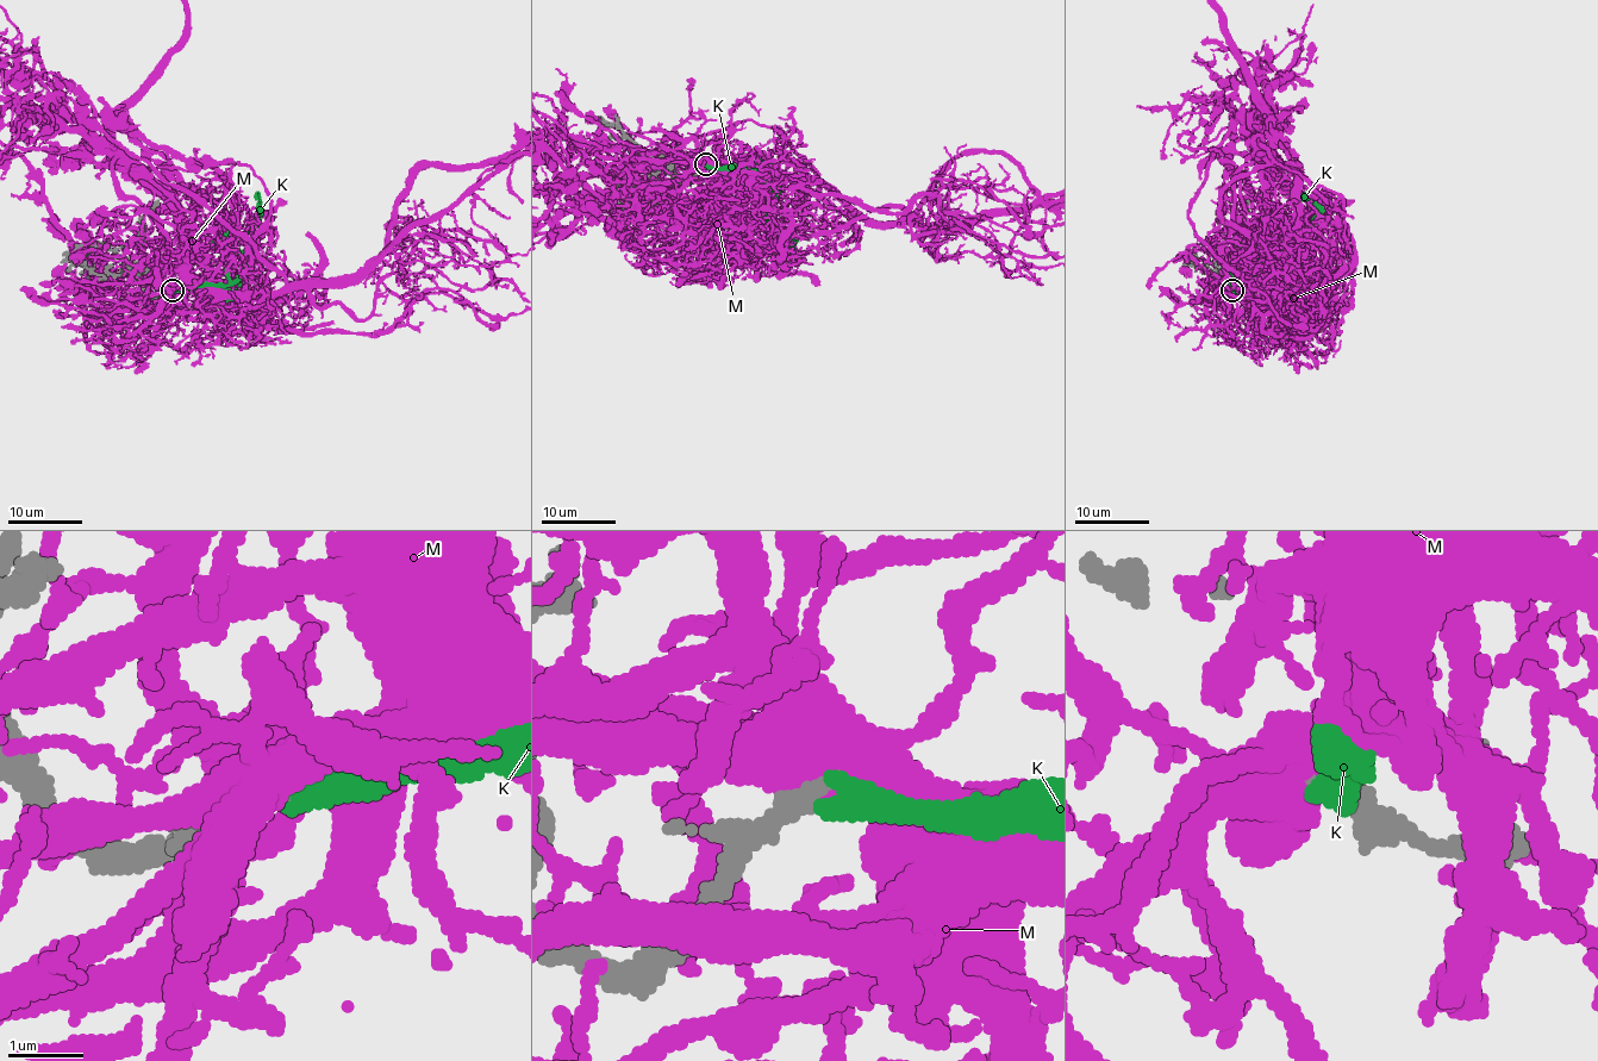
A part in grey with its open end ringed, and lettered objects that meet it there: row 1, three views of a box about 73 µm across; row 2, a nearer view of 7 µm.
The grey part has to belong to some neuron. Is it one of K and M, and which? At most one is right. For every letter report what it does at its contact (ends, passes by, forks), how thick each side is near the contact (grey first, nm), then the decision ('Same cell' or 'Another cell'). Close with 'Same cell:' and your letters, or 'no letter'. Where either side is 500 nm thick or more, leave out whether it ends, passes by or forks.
K: It ends there. Thickness 300 nm (grey) against 340 nm. Another cell
M: Thickness 320 nm (grey) against 550 nm. Another cell
Same cell: no letter

